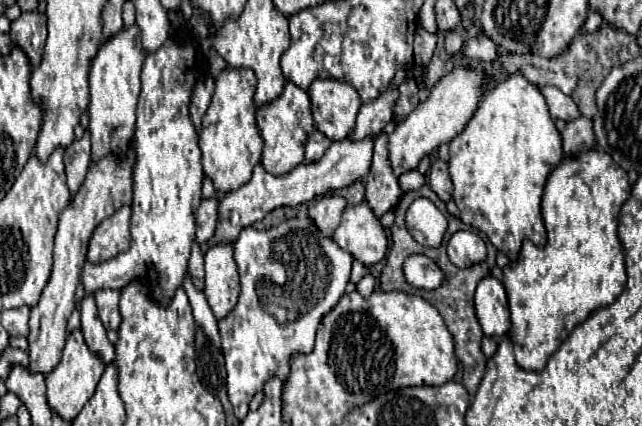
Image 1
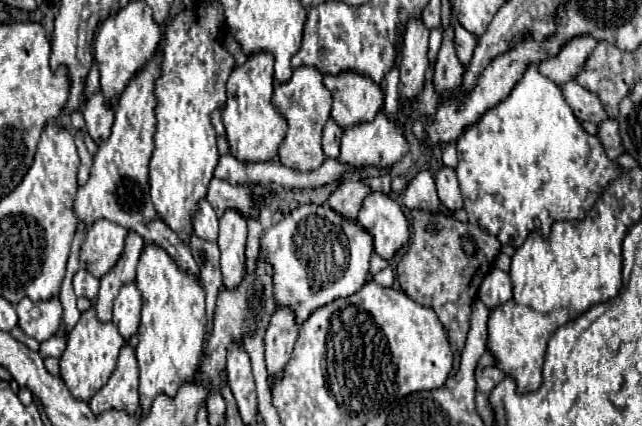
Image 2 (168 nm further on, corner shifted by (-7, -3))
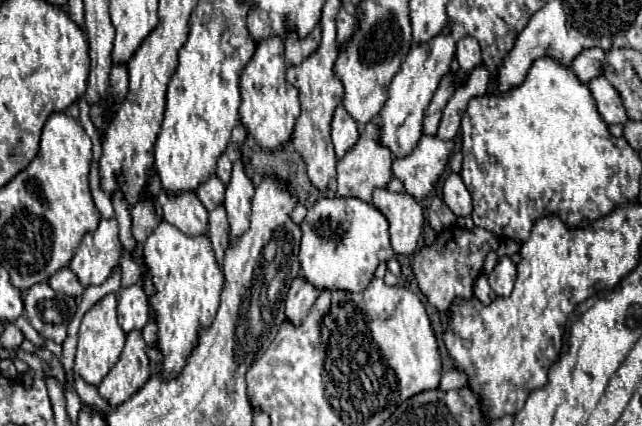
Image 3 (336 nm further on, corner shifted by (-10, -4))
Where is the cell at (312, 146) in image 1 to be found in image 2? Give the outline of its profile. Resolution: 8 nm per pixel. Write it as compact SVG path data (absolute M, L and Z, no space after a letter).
M327 120L325 130L323 130L323 152L329 158L337 158L339 156L339 144L343 138L343 128L339 128L339 124L335 124L335 120Z

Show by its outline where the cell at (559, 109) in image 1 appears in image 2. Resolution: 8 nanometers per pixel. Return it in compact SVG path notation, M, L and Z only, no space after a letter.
M577 80L563 84L563 92L565 92L565 98L579 120L595 122L595 124L607 120L607 114L603 110L599 96L595 96L595 92L587 92L587 88L583 88Z

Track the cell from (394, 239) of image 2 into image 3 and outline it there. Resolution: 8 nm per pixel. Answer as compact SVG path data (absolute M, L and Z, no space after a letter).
M376 189L372 193L372 205L388 221L390 245L394 253L412 255L424 225L422 207L416 203L416 199L408 193L392 193L388 189Z

